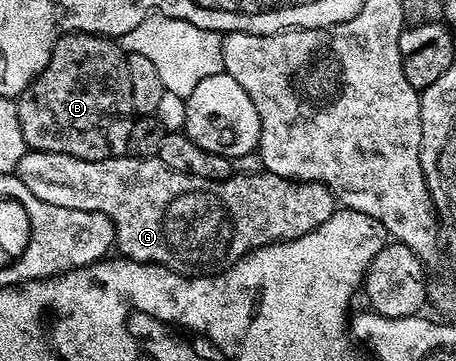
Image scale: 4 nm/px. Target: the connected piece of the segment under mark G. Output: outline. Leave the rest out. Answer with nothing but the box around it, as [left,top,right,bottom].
[18,150,337,276]

